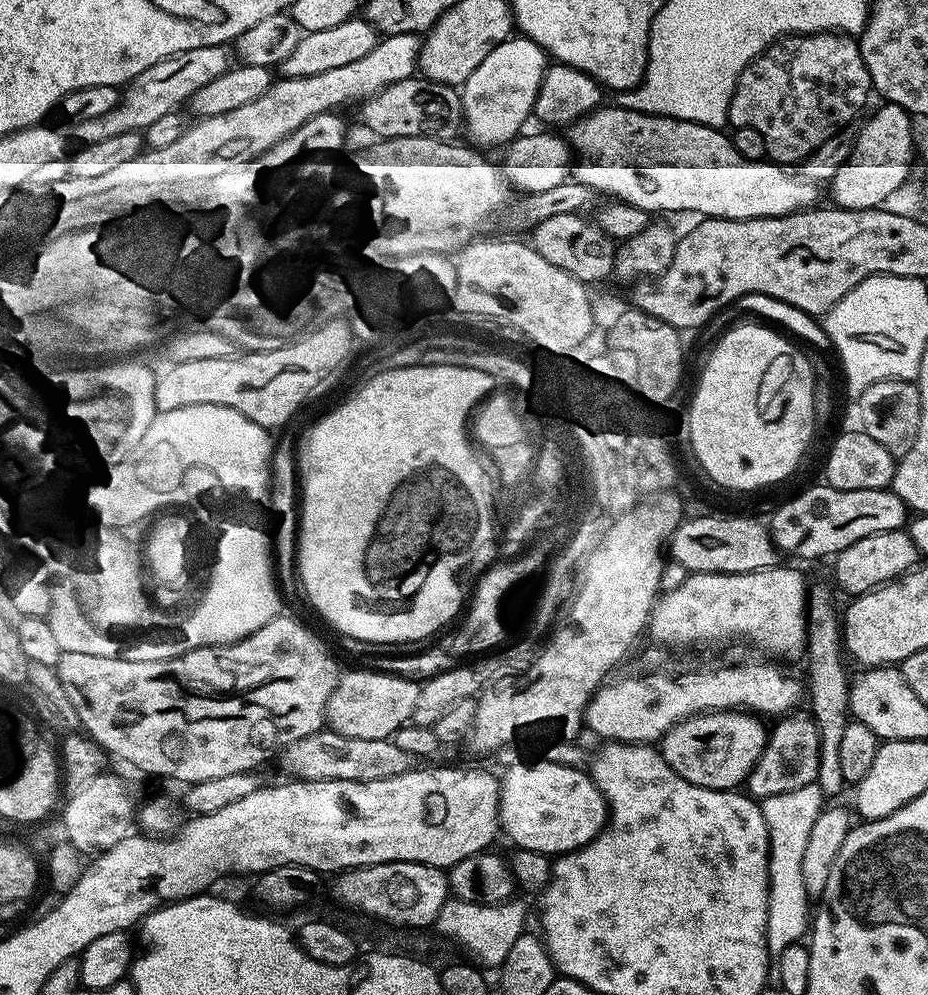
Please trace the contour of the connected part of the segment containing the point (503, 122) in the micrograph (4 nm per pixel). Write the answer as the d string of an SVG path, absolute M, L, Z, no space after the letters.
M514 36L495 47L460 86L462 124L465 133L468 132L469 138L473 140L471 143L477 149L496 148L499 144L504 146L516 139L523 129L521 127L524 122L533 113L538 86L541 84L547 65L548 58L543 48L538 47L533 40L525 36Z

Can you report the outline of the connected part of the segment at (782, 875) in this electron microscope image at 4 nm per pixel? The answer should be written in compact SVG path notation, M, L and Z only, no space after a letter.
M818 784L790 790L790 794L774 794L759 801L762 818L768 831L768 917L766 938L768 951L773 957L782 954L786 946L801 943L810 932L810 899L803 885L802 858L810 830L826 808L826 797Z

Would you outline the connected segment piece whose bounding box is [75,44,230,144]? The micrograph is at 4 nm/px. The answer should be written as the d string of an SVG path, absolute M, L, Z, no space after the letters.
M202 46L198 50L186 50L176 52L170 58L162 62L154 62L142 74L138 74L129 80L123 89L120 103L112 110L102 114L100 118L86 118L75 125L76 132L81 136L84 144L97 144L106 138L114 138L114 134L126 134L127 132L140 132L148 128L150 122L158 122L162 114L177 111L185 105L192 96L194 90L200 90L206 86L206 82L212 82L218 78L230 66L228 51L225 47Z

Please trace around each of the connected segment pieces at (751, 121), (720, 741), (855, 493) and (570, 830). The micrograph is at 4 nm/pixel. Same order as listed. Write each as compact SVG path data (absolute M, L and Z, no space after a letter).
M836 30L831 32L813 32L811 34L789 34L777 40L775 44L769 44L759 56L755 56L744 67L736 83L732 101L728 107L728 124L732 128L753 128L754 130L758 130L758 134L762 134L762 138L766 138L767 159L773 164L792 166L795 160L804 160L811 152L818 151L839 128L846 127L863 110L864 103L868 100L868 92L871 93L872 91L872 79L866 70L866 62L860 53L860 45L851 35L841 34Z
M705 710L685 716L675 724L658 747L664 760L686 782L703 788L736 790L747 781L764 749L766 724L744 710Z
M821 484L802 491L790 502L784 503L773 514L768 527L779 551L798 554L802 558L830 558L872 533L899 531L909 516L908 507L890 488L840 491Z
M541 758L533 764L516 764L509 770L500 780L500 828L513 840L517 849L526 851L536 851L545 854L563 854L566 852L574 852L576 849L586 846L594 837L599 834L605 826L608 819L608 803L604 800L604 796L598 790L598 786L594 783L591 775L587 771L579 772L579 767L571 764L555 764L552 760Z

